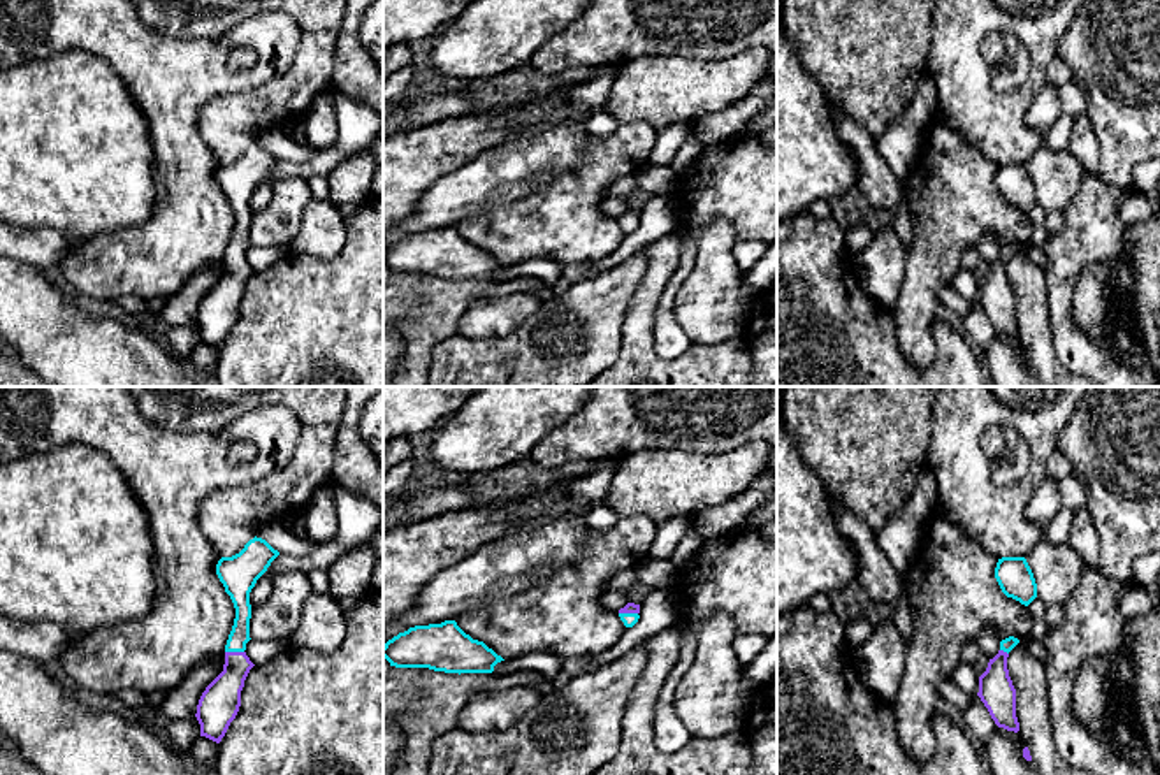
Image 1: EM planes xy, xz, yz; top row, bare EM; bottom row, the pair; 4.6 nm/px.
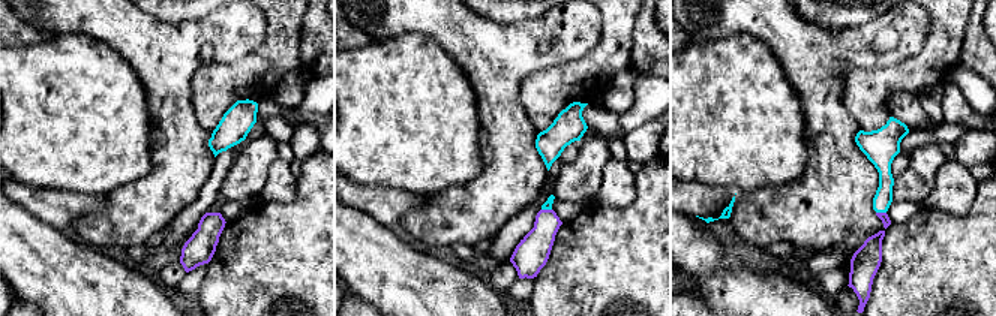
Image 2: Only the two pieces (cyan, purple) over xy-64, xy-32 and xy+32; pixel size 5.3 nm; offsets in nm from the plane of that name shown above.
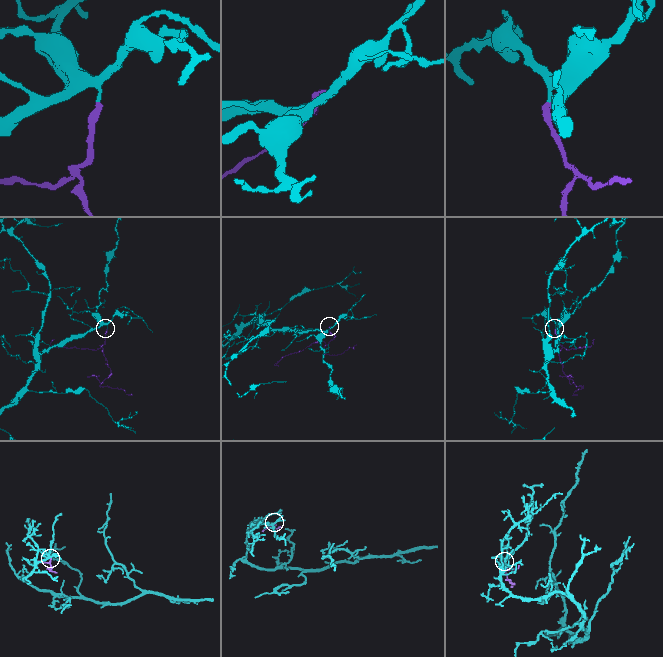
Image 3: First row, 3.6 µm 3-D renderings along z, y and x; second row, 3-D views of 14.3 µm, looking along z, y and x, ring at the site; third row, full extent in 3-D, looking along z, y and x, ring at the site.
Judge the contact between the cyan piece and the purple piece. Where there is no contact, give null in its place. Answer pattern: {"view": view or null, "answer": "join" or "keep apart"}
{"view": "xy", "answer": "join"}

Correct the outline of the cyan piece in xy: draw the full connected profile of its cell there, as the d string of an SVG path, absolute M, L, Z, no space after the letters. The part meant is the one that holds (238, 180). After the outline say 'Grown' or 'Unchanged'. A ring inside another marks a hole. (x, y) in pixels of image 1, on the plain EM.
M255 142L239 160L221 163L216 170L216 181L234 209L236 225L225 251L223 278L206 293L195 320L200 343L216 350L221 348L239 318L244 286L255 272L244 258L251 246L250 199L278 162L279 158L265 146Z. Grown

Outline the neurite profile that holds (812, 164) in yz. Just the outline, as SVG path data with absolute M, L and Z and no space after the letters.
M782 30L777 32L777 221L808 211L817 200L831 202L858 190L858 163L849 146L835 132L831 98L803 69L796 44Z

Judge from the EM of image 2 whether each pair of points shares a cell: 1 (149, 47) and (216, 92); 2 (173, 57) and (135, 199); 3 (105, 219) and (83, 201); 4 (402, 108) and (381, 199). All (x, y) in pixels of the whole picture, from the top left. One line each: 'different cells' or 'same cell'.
1: different cells
2: same cell
3: different cells
4: different cells

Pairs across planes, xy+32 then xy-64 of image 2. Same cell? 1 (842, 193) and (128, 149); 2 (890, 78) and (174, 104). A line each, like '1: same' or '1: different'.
1: different
2: different

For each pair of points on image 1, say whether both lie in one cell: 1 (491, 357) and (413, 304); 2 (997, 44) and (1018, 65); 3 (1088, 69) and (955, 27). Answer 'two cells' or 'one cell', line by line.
1: two cells
2: one cell
3: two cells

